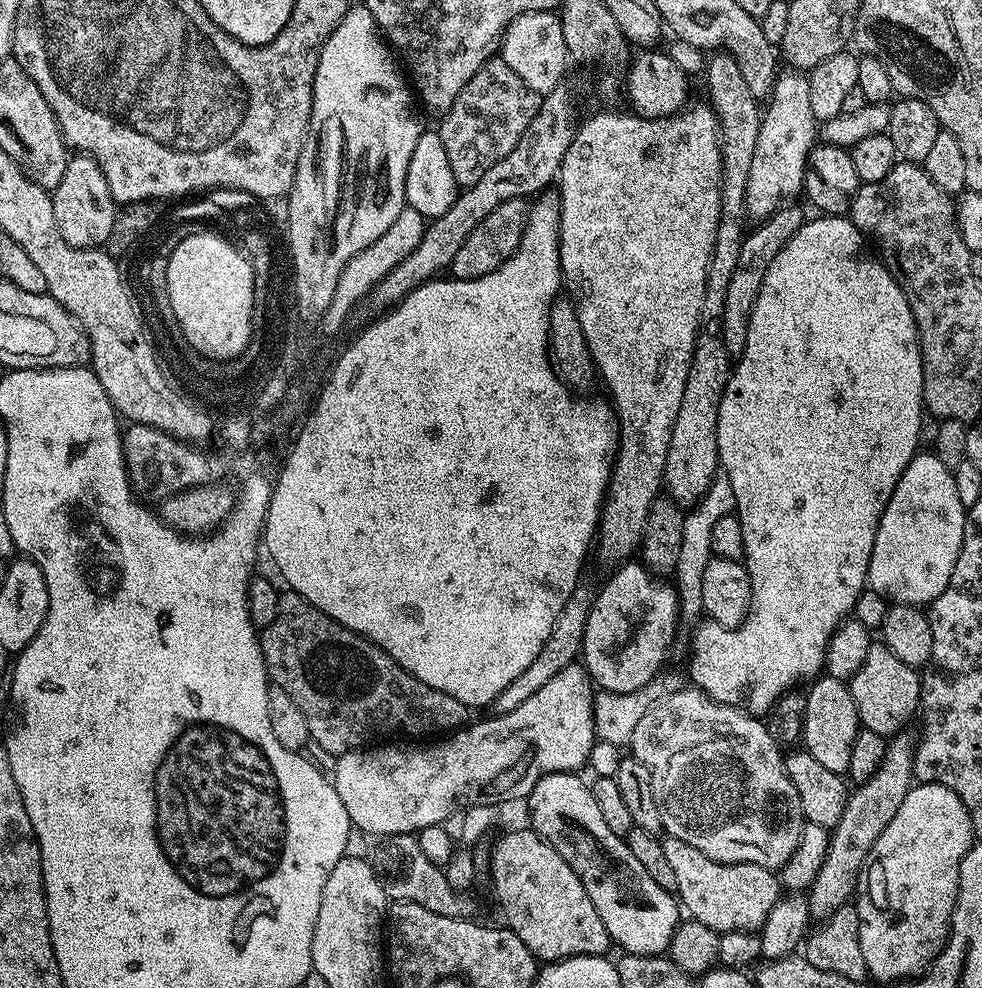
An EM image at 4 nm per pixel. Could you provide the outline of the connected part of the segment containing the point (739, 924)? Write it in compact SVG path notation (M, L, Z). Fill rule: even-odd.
M665 835L662 843L666 859L678 882L675 895L691 919L710 926L716 932L755 932L764 925L766 916L782 895L780 877L771 868L753 864L723 864L706 858L690 842Z

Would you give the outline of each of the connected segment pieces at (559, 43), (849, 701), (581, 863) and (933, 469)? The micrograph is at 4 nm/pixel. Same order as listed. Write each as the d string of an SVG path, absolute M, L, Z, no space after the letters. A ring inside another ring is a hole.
M555 11L531 12L512 20L504 32L498 56L499 59L506 62L506 66L510 66L510 70L514 70L514 74L518 74L518 78L522 78L522 82L526 82L526 86L530 86L530 90L543 94L561 87L565 83L564 71L567 70L568 64L570 65L570 57L566 46L566 37L562 35L562 22L559 15Z
M827 674L811 681L812 689L806 692L806 718L802 748L815 758L826 770L847 773L850 766L850 750L854 750L854 738L860 731L860 715L854 706L851 687L845 681Z
M576 772L550 773L542 777L534 786L526 799L528 812L532 815L531 827L543 838L578 874L586 894L590 894L590 902L594 902L594 910L598 910L598 918L602 918L602 926L606 926L608 939L616 944L627 954L639 956L659 956L667 953L670 942L674 938L676 927L682 923L682 908L677 897L667 892L634 858L625 837L614 834L602 814L598 811L598 805L594 803L594 794L591 787L582 778L583 775Z
M921 451L906 466L902 478L898 478L898 486L894 486L894 494L890 494L890 502L886 502L886 510L878 522L878 534L874 534L874 550L870 554L867 587L893 605L933 604L938 594L946 590L950 574L954 574L954 562L958 562L958 554L962 550L965 519L966 509L954 487L952 469L942 466L931 451Z

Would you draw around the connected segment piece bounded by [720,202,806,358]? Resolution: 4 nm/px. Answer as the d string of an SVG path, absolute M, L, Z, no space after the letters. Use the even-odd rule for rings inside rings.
M789 202L774 214L770 214L765 220L759 221L755 225L756 229L753 227L745 235L742 250L738 254L738 266L734 266L734 274L730 277L730 286L726 286L726 310L724 311L724 322L720 326L720 333L729 357L738 358L744 353L748 323L752 317L752 304L762 290L766 270L770 270L770 262L774 262L774 258L782 250L782 246L786 246L786 242L790 242L790 238L794 238L794 234L798 234L805 219L806 213L796 205L796 202Z

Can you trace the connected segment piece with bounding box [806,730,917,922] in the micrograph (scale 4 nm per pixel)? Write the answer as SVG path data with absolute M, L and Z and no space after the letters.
M908 730L897 732L888 740L884 756L872 777L865 784L857 784L849 791L842 818L838 818L838 822L830 830L828 849L822 866L811 888L806 892L808 915L813 921L824 920L855 897L862 866L870 850L874 850L874 842L878 842L882 830L890 826L894 814L898 814L898 806L902 806L906 794L914 786L912 763L916 753L916 741L917 737L913 733L911 736Z

